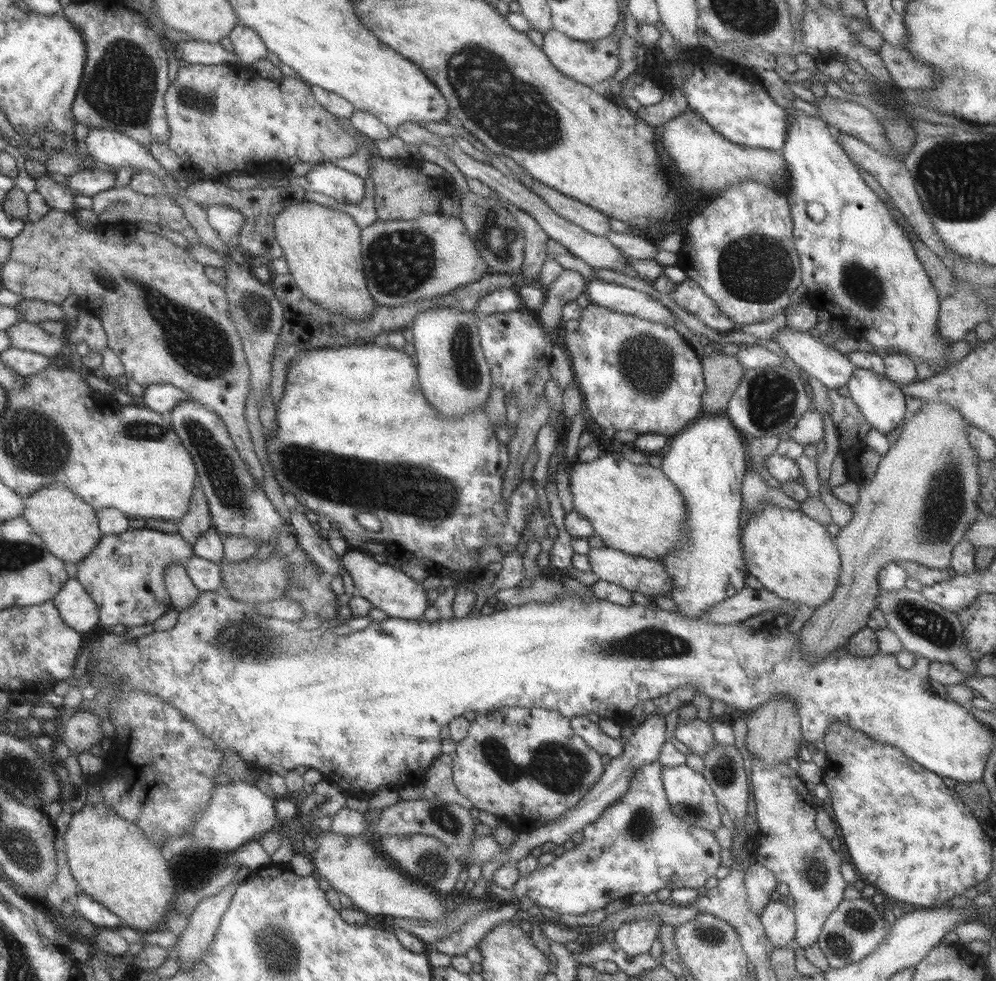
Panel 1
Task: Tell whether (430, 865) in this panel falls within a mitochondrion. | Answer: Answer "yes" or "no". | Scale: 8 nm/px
yes

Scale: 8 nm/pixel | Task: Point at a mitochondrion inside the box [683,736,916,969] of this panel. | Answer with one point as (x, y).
(859, 920)

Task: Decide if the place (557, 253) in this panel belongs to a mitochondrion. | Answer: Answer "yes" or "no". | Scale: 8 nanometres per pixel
no

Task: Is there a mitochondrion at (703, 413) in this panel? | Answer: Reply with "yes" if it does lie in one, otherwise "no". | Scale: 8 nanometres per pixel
no

